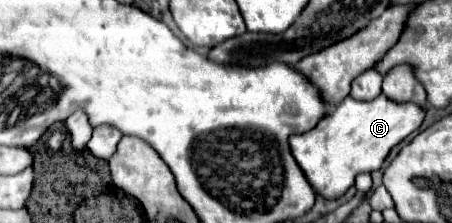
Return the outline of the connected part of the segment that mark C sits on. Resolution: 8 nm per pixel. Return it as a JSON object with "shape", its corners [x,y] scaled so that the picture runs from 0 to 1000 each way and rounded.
{"shape":[[[850,417],[827,453],[788,453],[765,435],[695,578],[642,614],[646,695],[681,794],[686,830],[721,892],[757,883],[783,830],[792,776],[823,776],[845,749],[863,668],[889,641],[938,543],[942,489],[920,462],[872,462]]]}

